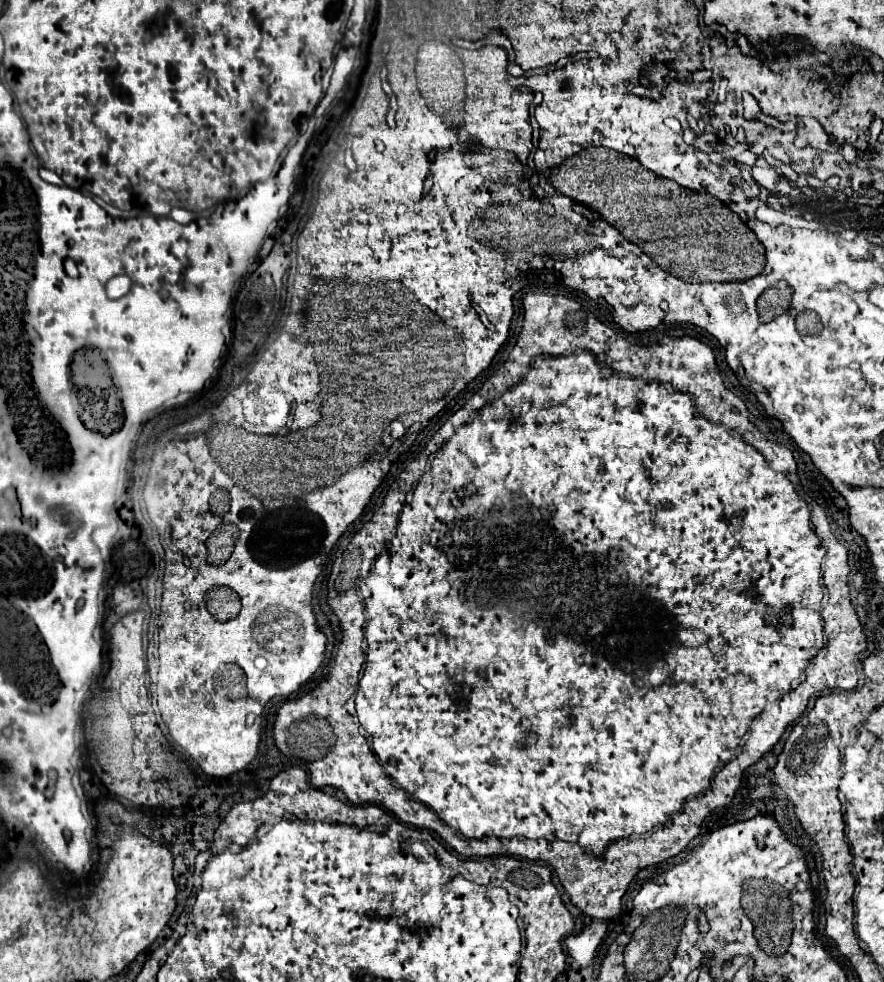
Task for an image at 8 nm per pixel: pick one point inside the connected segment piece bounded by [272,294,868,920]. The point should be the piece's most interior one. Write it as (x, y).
(593, 590)

